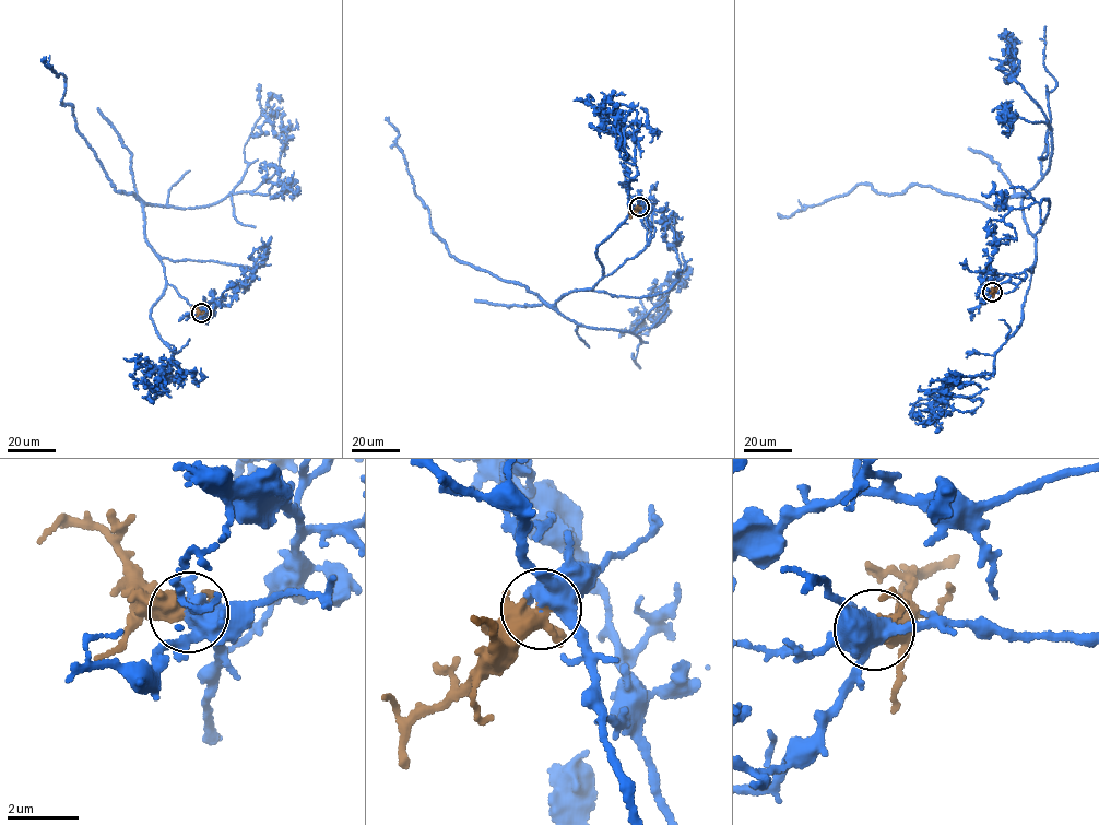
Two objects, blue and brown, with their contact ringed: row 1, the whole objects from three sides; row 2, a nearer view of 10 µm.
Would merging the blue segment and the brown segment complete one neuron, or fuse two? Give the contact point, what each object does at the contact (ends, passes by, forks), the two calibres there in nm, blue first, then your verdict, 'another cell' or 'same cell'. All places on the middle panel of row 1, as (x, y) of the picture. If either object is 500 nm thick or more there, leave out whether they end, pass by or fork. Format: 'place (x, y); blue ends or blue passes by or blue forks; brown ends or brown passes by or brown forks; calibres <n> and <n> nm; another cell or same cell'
place (639, 207); blue forks; brown passes by; calibres 400 and 440 nm; same cell

